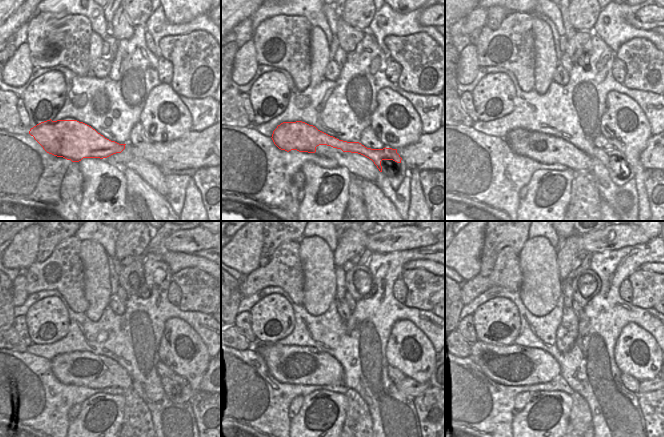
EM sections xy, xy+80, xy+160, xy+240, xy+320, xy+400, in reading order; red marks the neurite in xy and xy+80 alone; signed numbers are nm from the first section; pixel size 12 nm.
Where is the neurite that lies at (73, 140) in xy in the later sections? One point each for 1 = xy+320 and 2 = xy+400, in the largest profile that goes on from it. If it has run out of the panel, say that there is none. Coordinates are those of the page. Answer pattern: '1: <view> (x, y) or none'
1: xy+320 (410, 388)
2: xy+400 (646, 386)

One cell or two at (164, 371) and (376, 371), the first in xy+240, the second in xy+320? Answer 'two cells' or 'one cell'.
two cells

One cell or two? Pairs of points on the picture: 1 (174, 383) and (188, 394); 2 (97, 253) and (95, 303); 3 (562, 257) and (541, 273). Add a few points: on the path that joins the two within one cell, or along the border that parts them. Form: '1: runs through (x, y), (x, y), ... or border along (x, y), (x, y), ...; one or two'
1: runs through (177, 386), (185, 393); one
2: runs through (96, 265), (96, 291); one
3: border along (556, 252), (556, 264), (561, 280); two

